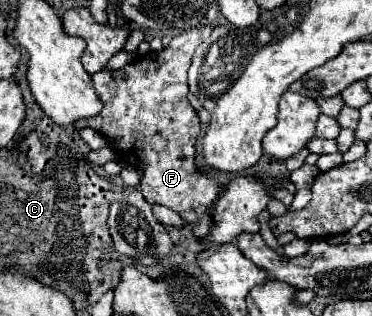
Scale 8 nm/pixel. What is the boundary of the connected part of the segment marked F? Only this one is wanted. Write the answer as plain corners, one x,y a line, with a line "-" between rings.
205,25
173,37
163,51
147,53
145,71
135,69
129,75
125,71
103,71
93,75
93,87
105,107
101,115
77,123
77,129
89,125
105,135
119,161
143,171
141,193
145,201
177,211
199,239
205,237
213,225
209,209
217,201
221,185
209,175
199,173
195,165
195,141
201,131
201,121
187,99
187,69
193,51
211,31
213,27

